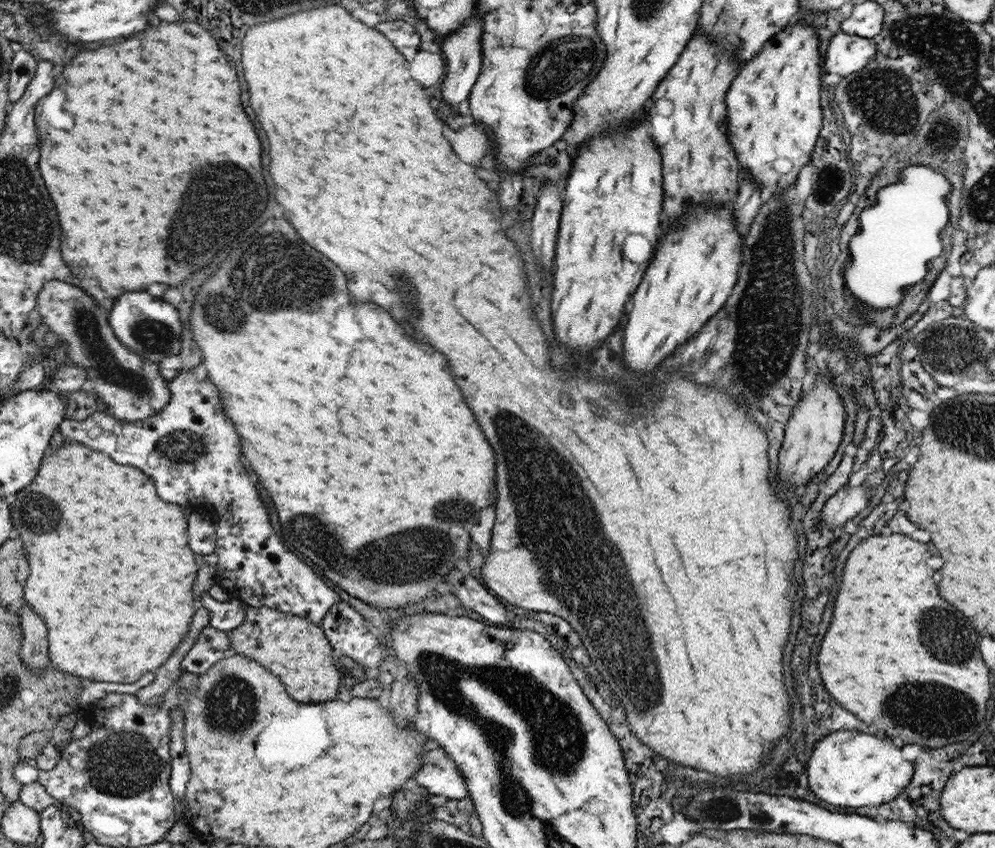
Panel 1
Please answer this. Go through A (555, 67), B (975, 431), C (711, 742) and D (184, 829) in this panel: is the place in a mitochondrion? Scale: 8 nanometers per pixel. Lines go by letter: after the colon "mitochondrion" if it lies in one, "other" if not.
A: mitochondrion
B: mitochondrion
C: other
D: other

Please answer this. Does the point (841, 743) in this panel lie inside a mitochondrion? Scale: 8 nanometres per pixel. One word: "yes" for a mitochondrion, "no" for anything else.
no

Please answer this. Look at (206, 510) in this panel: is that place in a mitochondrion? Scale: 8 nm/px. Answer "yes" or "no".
no

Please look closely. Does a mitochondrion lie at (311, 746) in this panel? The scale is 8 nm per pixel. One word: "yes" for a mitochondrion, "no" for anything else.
no

